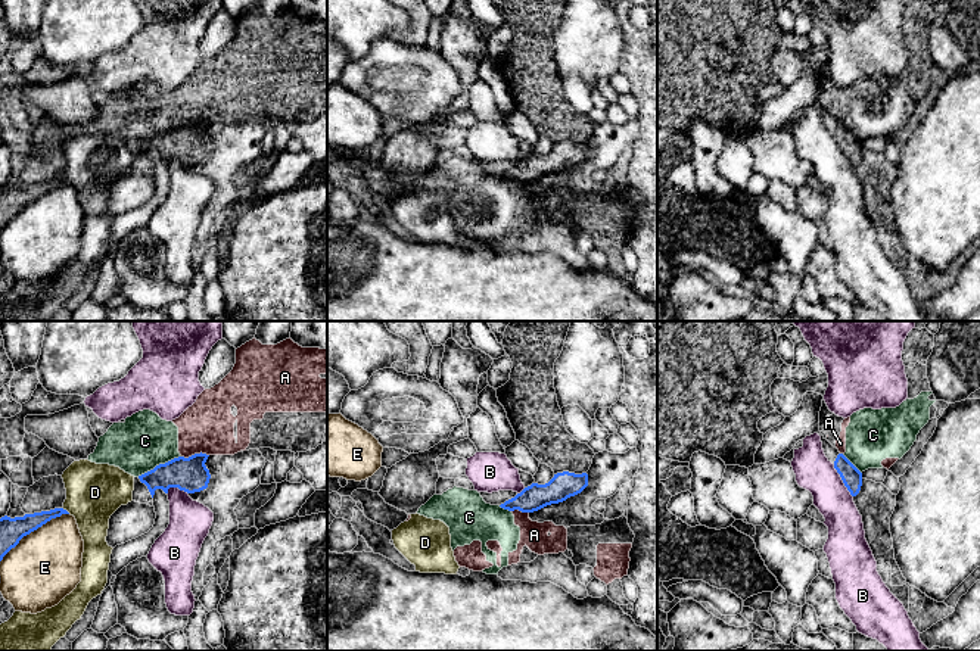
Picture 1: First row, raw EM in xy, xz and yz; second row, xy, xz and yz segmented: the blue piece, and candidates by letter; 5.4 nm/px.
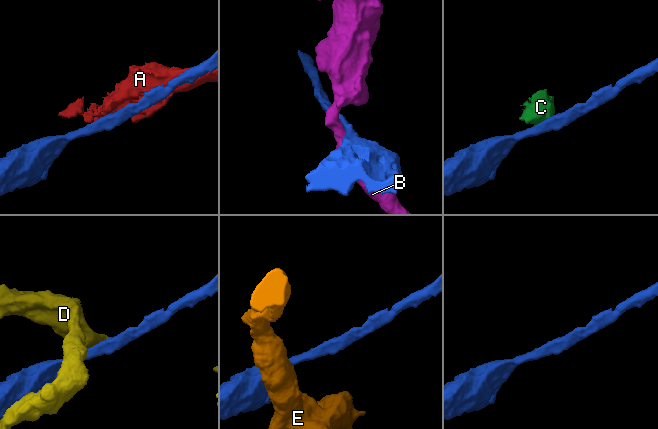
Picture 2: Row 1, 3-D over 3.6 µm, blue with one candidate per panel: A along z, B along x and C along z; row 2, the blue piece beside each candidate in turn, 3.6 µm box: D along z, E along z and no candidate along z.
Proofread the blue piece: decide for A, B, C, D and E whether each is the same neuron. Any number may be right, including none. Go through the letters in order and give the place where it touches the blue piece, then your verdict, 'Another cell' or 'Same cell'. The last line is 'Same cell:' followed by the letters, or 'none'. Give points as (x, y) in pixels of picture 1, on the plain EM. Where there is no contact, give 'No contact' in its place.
A: Touches blue at xy (195, 124). Another cell
B: Touches blue at yz (842, 149). Another cell
C: Touches blue at xy (159, 134). Another cell
D: Touches blue at xy (65, 180). Another cell
E: Touches blue at xy (33, 201). Another cell
Same cell: none

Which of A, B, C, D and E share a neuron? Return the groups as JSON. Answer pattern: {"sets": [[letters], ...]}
{"sets": [["A", "C"], ["B"], ["D"], ["E"]]}

